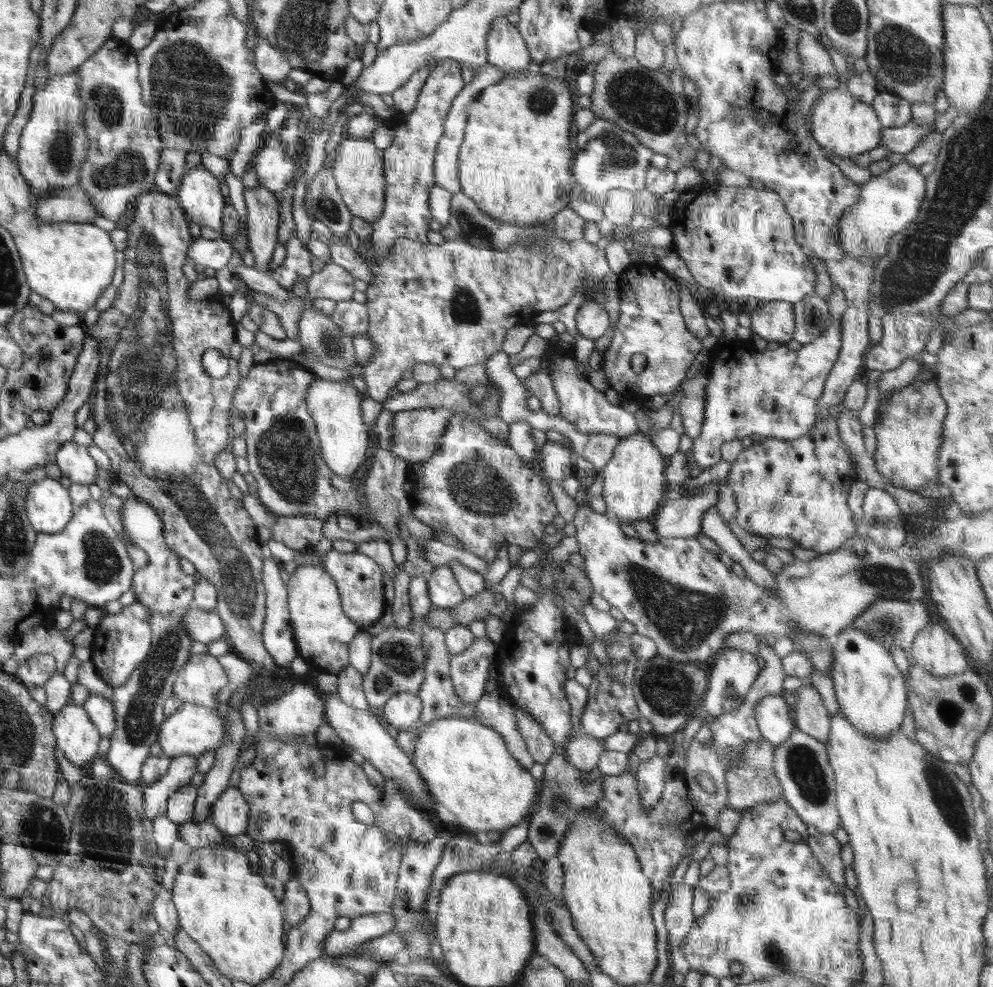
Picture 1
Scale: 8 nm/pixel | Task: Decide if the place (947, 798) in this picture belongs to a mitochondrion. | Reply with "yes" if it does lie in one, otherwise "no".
yes

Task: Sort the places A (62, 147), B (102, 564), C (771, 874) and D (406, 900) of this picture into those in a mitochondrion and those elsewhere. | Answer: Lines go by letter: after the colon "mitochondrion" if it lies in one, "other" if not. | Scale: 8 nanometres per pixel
A: mitochondrion
B: mitochondrion
C: other
D: mitochondrion

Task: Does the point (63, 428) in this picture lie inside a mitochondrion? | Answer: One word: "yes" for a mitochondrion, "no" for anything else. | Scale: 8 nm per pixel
no

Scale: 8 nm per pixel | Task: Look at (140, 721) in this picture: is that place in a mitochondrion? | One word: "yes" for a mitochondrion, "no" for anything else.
yes

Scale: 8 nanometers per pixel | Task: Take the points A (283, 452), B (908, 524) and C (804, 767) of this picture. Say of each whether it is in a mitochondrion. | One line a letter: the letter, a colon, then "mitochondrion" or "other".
A: mitochondrion
B: other
C: mitochondrion

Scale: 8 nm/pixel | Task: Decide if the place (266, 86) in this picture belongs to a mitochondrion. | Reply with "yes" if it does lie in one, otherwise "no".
no

